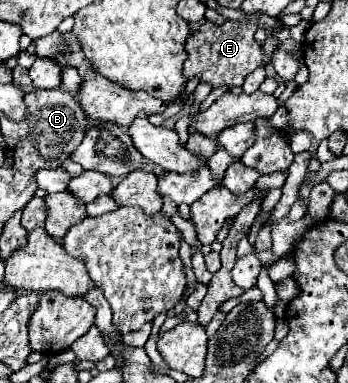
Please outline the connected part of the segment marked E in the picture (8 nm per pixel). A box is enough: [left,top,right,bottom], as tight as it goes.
[184,20,268,88]

